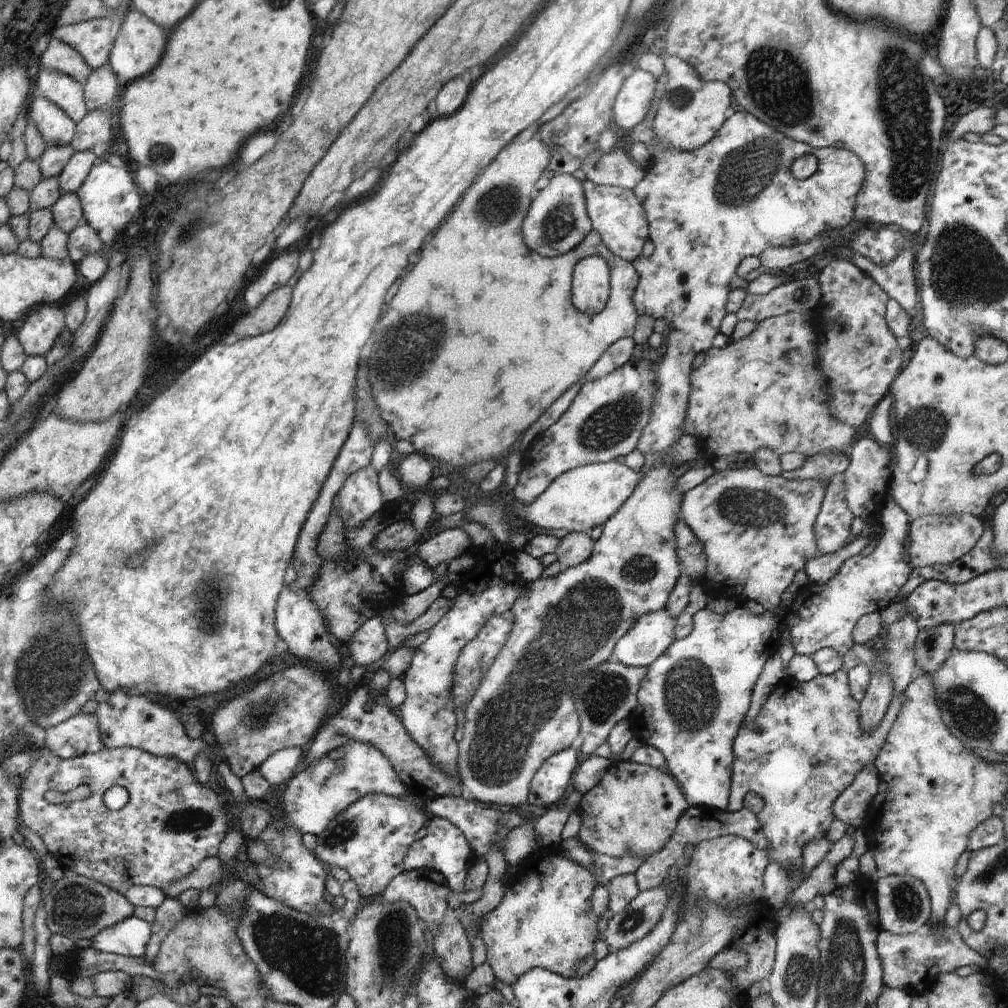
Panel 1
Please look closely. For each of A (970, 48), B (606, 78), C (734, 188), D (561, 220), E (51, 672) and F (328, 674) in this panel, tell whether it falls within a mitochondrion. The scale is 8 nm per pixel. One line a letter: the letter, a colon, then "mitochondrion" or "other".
A: other
B: other
C: mitochondrion
D: mitochondrion
E: mitochondrion
F: other

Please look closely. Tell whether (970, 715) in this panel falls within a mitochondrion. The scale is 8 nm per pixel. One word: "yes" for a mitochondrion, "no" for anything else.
yes

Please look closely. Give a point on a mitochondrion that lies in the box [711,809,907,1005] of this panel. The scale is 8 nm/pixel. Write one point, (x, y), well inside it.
(798, 965)

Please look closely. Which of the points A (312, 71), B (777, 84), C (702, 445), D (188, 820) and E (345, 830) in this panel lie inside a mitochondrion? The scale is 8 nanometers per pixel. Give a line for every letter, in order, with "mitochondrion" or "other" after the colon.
A: mitochondrion
B: mitochondrion
C: other
D: mitochondrion
E: mitochondrion

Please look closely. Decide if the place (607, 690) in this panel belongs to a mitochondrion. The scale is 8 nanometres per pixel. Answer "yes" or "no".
yes

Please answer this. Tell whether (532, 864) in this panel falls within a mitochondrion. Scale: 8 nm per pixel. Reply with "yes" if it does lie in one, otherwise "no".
no

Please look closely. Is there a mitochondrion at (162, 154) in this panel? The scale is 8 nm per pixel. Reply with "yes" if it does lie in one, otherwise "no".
yes

